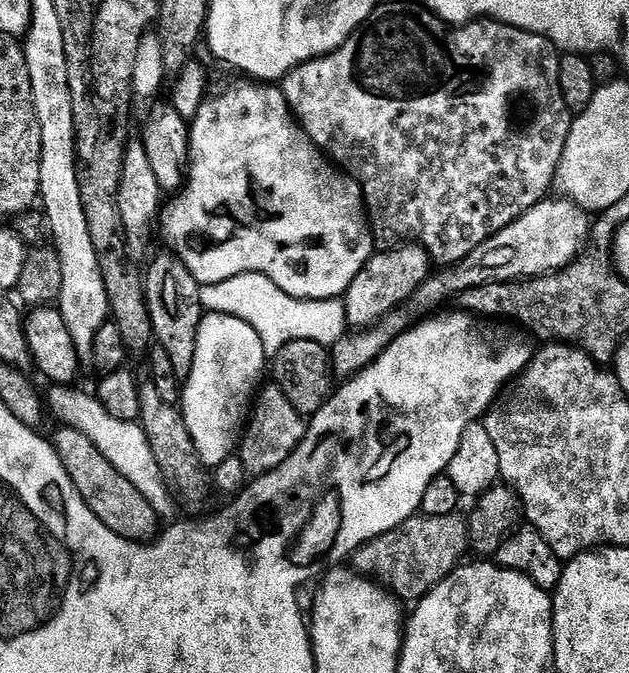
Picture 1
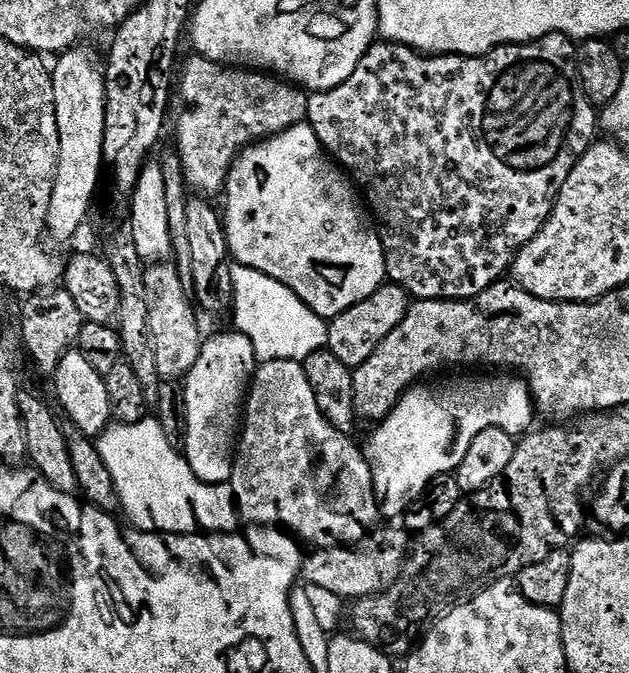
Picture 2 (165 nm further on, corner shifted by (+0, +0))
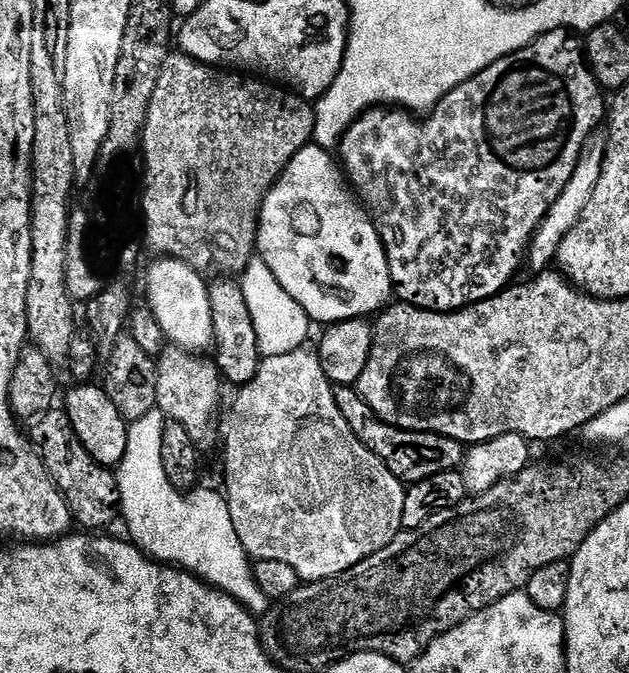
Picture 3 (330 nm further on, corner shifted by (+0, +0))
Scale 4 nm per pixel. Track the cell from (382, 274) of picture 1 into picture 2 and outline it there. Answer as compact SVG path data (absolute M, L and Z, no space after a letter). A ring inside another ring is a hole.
M391 282L384 283L370 298L358 302L350 310L346 310L341 316L331 317L328 324L327 351L332 352L340 362L350 369L356 369L382 346L386 334L406 318L410 307L410 293L405 290L404 285Z

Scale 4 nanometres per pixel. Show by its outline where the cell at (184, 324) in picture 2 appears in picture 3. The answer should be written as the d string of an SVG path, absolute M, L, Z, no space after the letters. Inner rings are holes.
M175 346L165 347L158 358L158 398L156 406L173 424L186 426L193 434L201 434L212 424L220 408L222 375L216 364L203 355L193 354Z

